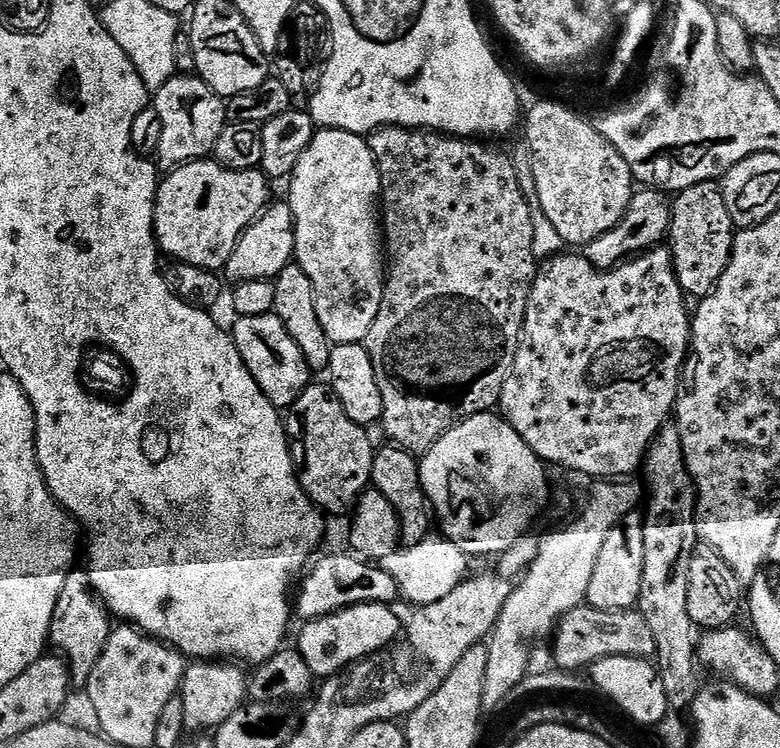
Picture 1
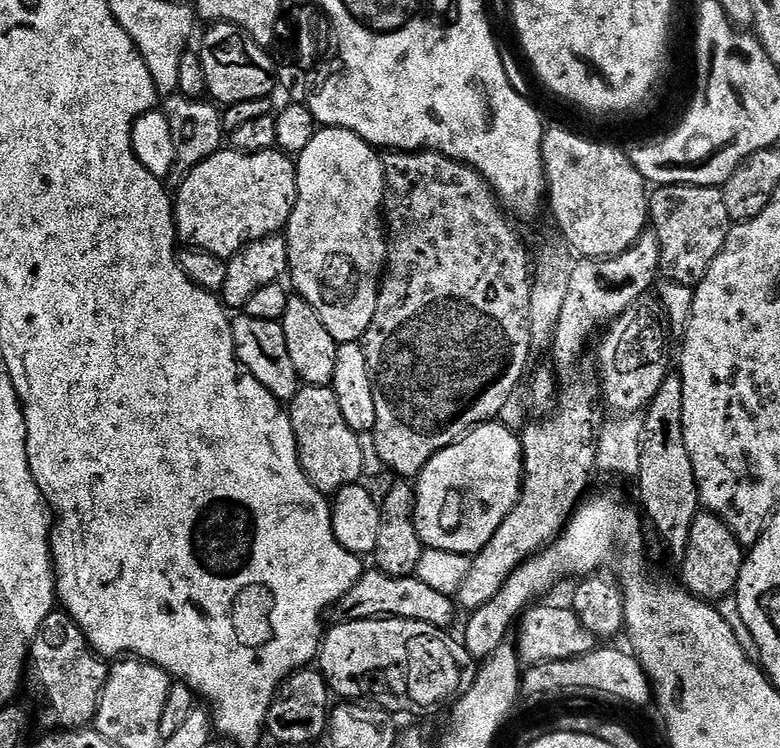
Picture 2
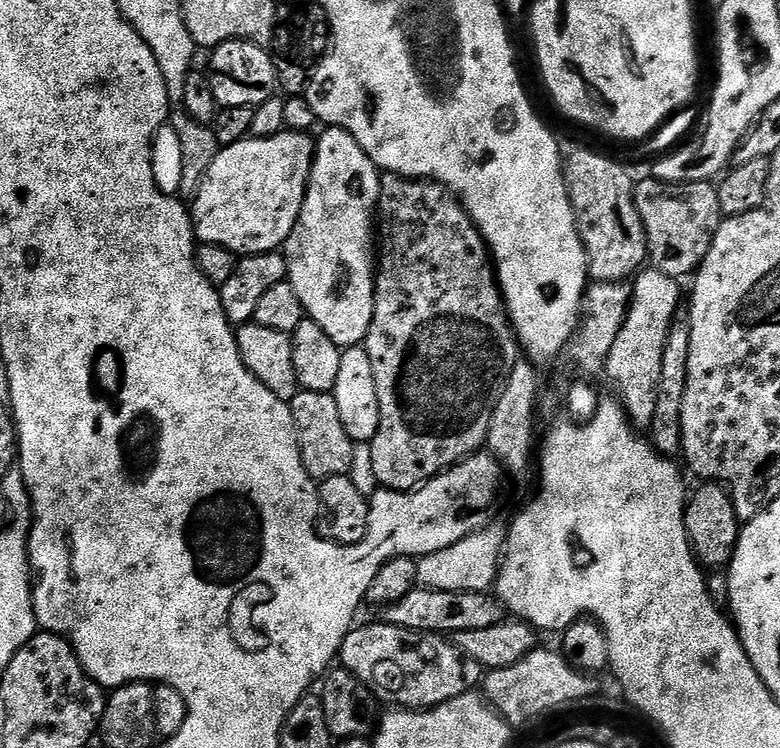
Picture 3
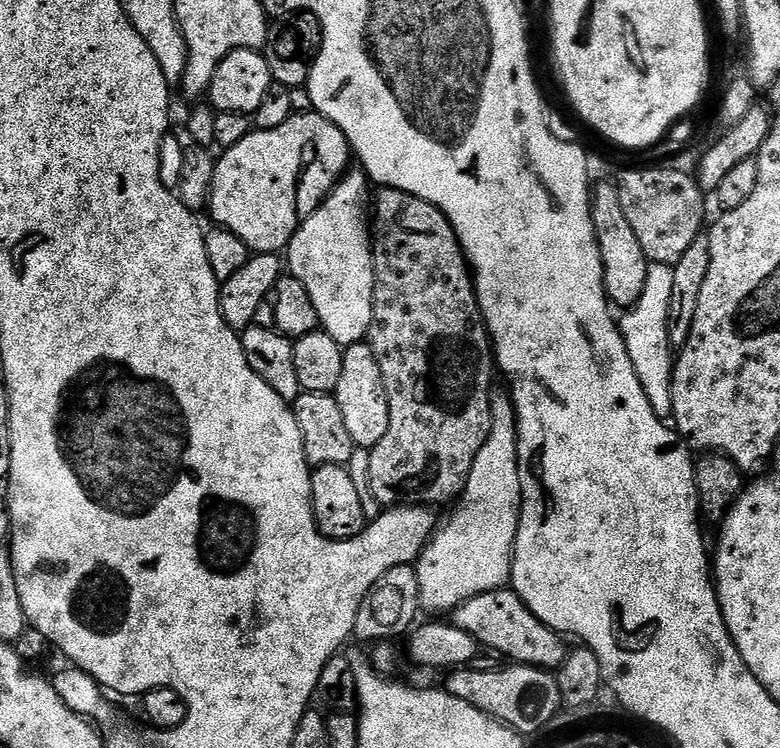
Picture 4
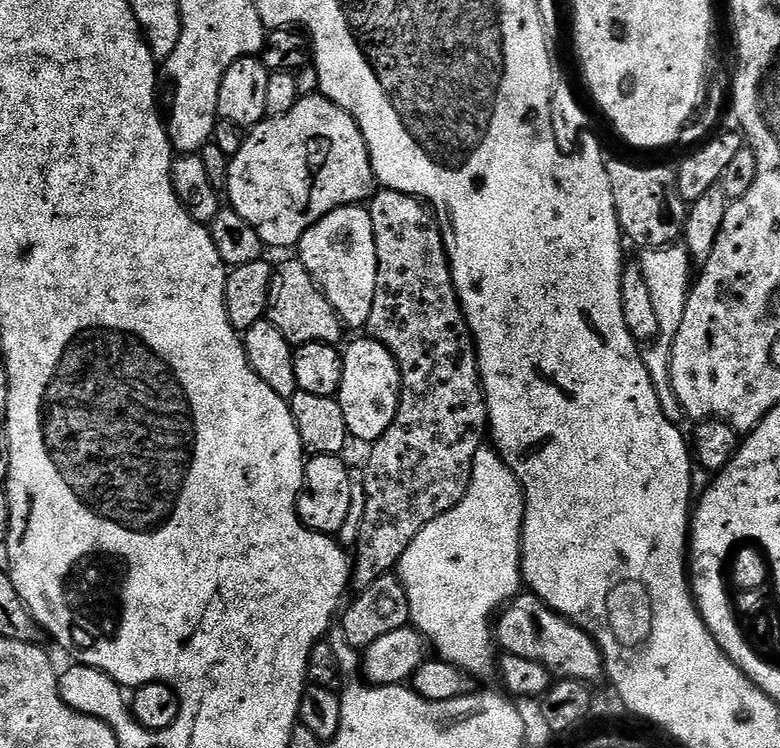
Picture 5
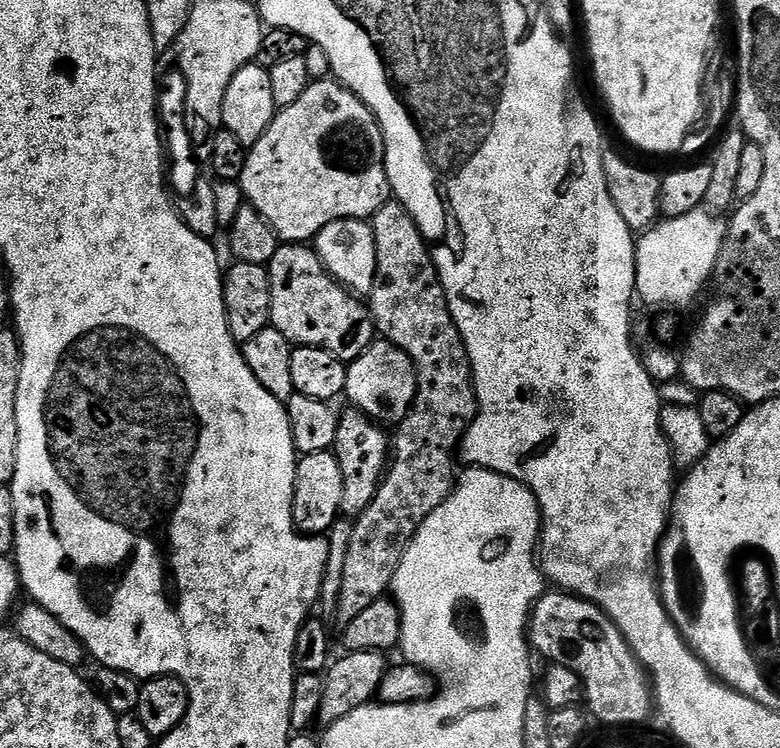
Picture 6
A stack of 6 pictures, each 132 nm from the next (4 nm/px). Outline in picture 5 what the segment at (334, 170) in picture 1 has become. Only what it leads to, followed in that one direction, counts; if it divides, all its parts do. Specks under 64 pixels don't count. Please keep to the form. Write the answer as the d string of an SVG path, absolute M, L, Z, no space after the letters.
M349 206L336 208L326 214L300 239L298 259L304 269L312 275L316 287L324 293L324 297L332 303L340 316L341 325L363 329L370 318L370 310L374 306L374 290L378 282L378 254L374 246L374 226L370 222L367 207Z

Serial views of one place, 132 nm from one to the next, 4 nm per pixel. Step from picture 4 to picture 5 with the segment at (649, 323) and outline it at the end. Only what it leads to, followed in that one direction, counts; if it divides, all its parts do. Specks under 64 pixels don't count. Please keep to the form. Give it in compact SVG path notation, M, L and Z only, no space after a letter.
M669 246L667 248L649 248L639 257L638 263L642 274L646 278L646 286L650 286L650 295L654 301L654 311L658 314L659 339L651 345L649 352L643 353L644 365L654 382L654 390L658 394L658 402L662 402L662 414L670 423L680 426L686 417L682 410L682 402L678 402L678 394L674 394L672 381L672 340L678 334L678 326L682 326L682 314L686 314L686 302L690 285L694 280L692 267L694 261L683 246Z

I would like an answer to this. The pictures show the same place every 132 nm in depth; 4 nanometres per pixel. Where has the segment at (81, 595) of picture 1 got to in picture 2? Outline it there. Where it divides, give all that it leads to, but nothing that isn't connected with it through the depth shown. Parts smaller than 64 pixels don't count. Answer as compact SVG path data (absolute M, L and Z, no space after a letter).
M53 610L34 638L26 676L40 684L41 694L48 699L48 709L44 712L46 723L53 724L51 727L56 730L84 730L95 721L108 670L109 665L93 652L74 618L63 610Z

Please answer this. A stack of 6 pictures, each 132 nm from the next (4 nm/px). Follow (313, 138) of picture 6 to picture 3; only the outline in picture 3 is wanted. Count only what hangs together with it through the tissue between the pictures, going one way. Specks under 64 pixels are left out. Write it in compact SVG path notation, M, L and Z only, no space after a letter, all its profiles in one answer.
M281 130L275 136L245 138L237 144L221 147L190 204L197 241L200 244L222 246L240 258L267 256L283 249L300 220L304 195L308 193L312 157L316 154L313 137L310 137L308 132Z

